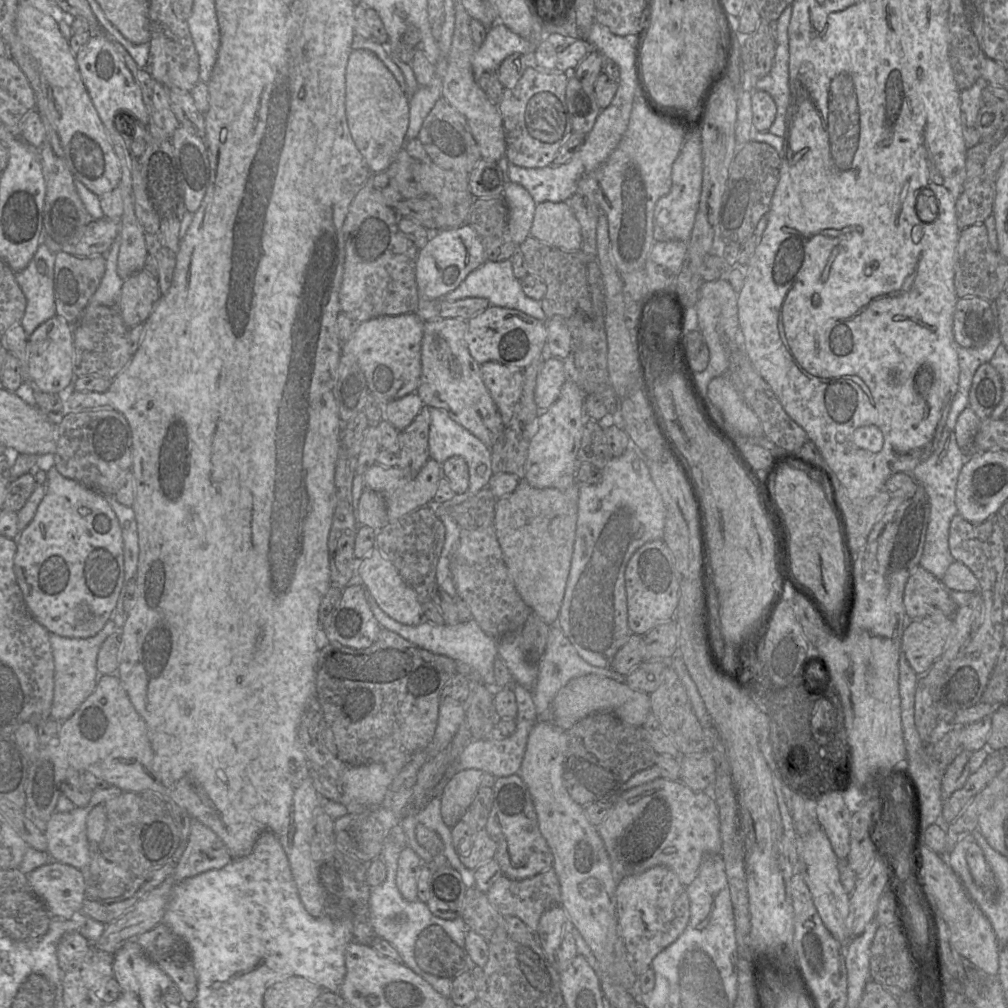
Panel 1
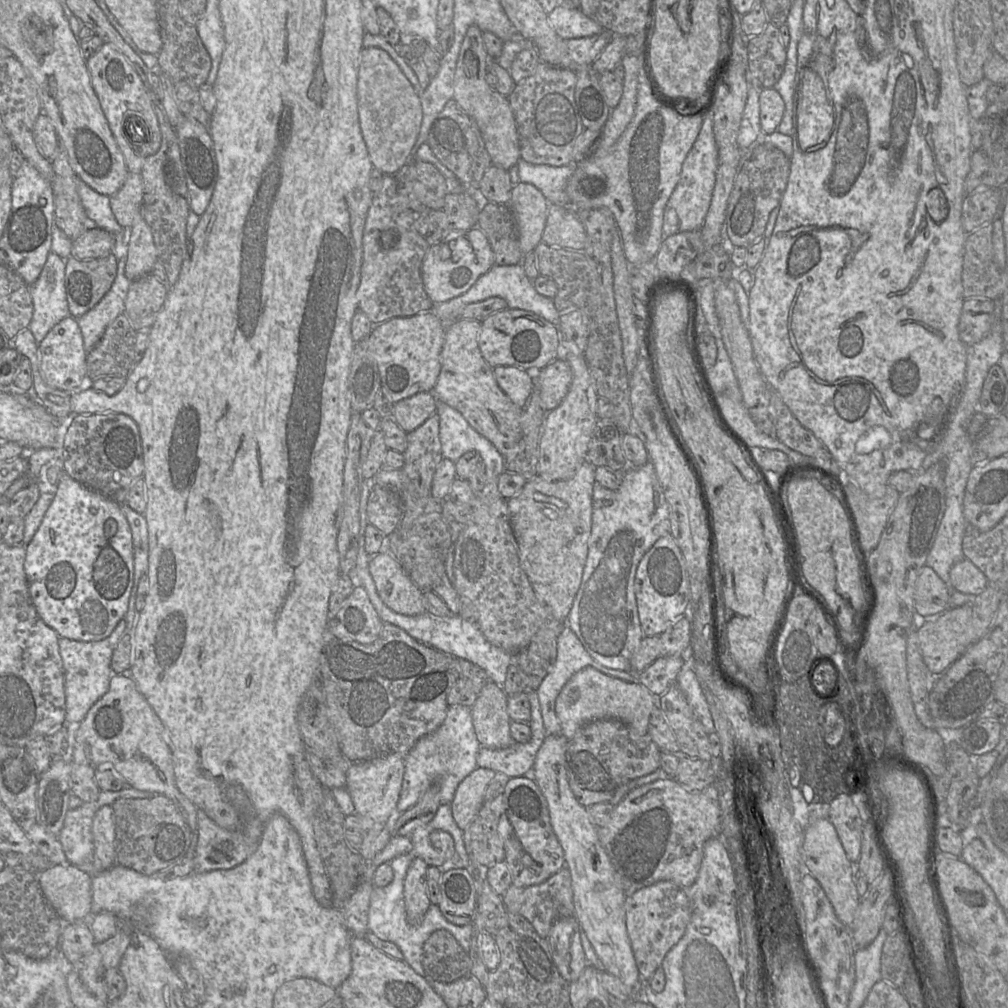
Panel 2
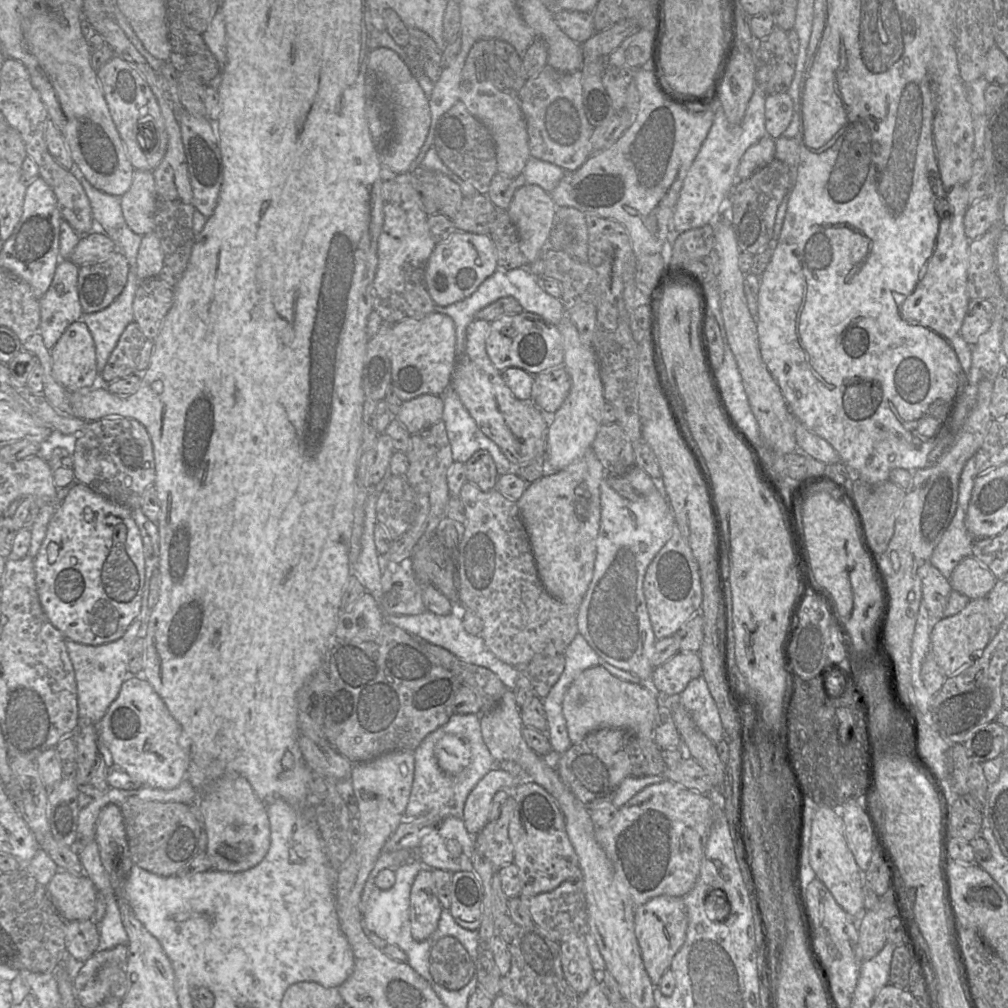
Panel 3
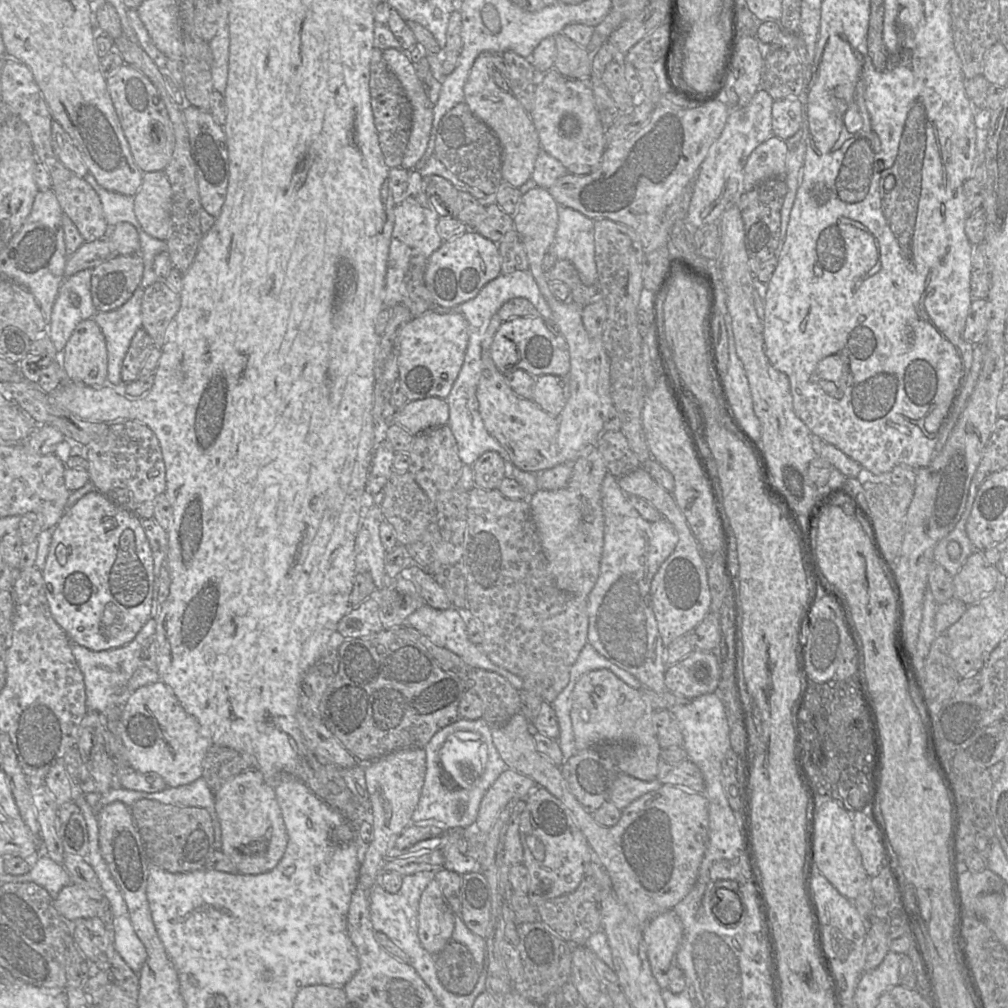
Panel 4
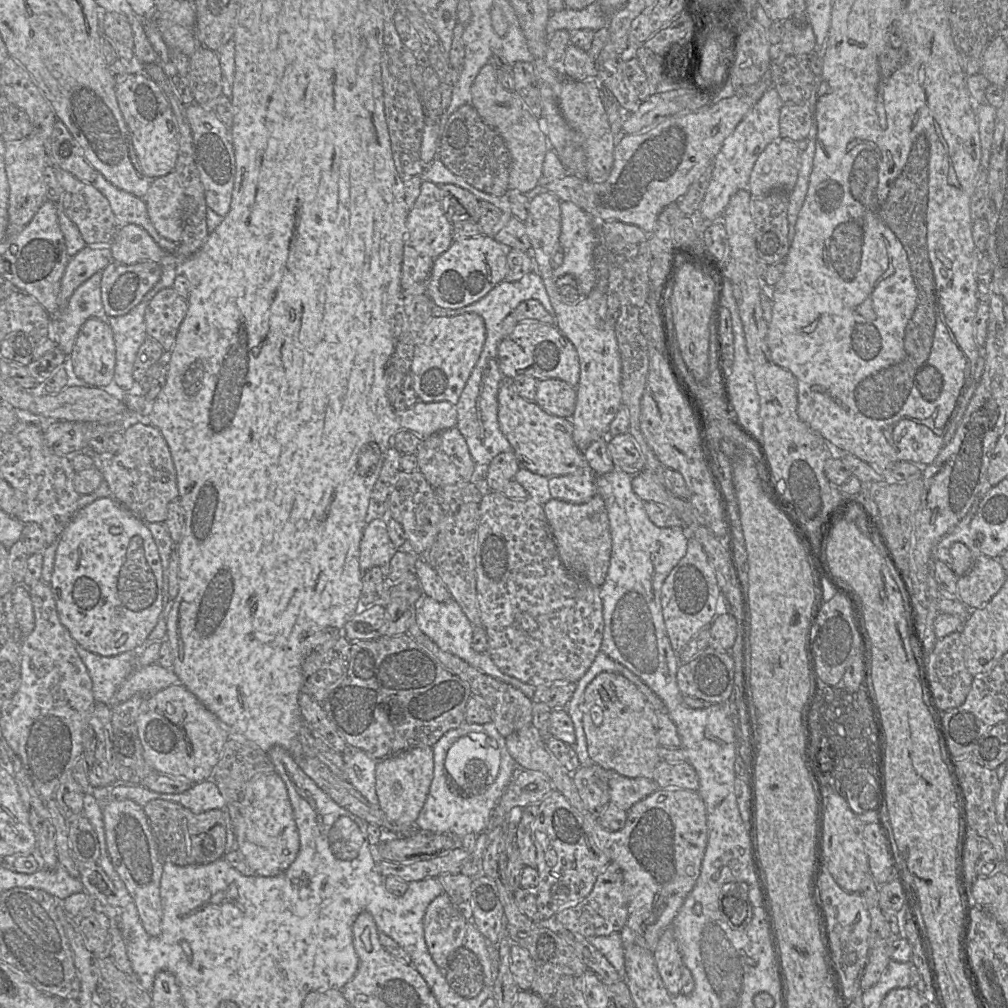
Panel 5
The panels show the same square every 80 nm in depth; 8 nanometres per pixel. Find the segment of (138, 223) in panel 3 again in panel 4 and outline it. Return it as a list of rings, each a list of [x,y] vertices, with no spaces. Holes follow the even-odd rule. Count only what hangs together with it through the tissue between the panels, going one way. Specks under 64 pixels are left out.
[[[164,171],[143,173],[142,184],[134,196],[134,213],[148,235],[167,241],[171,235],[172,188]]]

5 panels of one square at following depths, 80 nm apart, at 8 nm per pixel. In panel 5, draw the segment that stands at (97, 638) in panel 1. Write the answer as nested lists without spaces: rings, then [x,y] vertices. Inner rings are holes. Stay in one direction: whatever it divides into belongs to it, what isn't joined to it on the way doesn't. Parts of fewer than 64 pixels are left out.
[[[165,606],[160,618],[149,634],[147,640],[134,650],[115,656],[101,656],[76,644],[76,651],[85,664],[92,680],[92,691],[95,702],[109,706],[117,704],[115,693],[117,688],[133,673],[141,654],[155,642],[166,641]]]

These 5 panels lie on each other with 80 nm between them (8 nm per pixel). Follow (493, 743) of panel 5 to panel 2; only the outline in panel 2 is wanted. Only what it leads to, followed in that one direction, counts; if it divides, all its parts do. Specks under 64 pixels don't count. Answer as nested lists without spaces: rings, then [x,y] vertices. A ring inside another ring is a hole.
[[[449,706],[443,723],[420,739],[405,756],[405,772],[397,809],[402,813],[408,810],[432,786],[439,789],[440,803],[450,804],[459,784],[478,768],[477,755],[481,747],[474,730],[471,708]]]

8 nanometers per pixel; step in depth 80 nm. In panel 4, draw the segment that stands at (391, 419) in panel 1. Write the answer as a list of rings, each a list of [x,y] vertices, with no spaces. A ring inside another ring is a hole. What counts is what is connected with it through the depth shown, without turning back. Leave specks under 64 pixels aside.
[[[437,397],[408,401],[397,411],[390,423],[401,426],[414,436],[447,425],[449,420],[447,401]]]

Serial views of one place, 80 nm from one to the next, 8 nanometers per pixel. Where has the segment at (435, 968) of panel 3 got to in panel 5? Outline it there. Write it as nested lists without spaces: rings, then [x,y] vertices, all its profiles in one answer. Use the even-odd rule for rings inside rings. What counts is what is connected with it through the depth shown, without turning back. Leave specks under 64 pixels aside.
[[[464,946],[450,956],[446,969],[441,969],[450,987],[464,998],[476,997],[484,987],[484,970],[477,956]]]

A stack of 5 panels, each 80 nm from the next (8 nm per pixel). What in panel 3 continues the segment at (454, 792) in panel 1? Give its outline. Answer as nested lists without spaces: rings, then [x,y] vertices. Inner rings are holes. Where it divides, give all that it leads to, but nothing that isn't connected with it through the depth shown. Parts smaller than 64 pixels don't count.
[[[502,769],[488,772],[472,789],[464,805],[462,821],[467,831],[476,835],[489,822],[495,794],[507,787],[515,787],[527,777],[513,776]]]

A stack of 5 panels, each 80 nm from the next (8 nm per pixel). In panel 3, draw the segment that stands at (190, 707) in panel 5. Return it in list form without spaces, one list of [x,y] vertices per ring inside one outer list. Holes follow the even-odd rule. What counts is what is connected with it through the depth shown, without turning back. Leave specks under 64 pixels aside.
[[[135,676],[126,679],[117,698],[111,703],[101,720],[94,724],[98,730],[98,744],[109,750],[114,763],[109,769],[121,768],[143,787],[170,790],[187,780],[190,763],[189,739],[180,724],[169,712],[162,698],[148,681]]]

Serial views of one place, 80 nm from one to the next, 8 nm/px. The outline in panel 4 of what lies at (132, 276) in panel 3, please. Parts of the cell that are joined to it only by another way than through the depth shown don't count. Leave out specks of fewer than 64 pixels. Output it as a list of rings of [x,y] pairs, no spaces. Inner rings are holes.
[[[140,286],[118,309],[98,312],[93,317],[105,337],[108,355],[107,379],[113,384],[124,384],[121,379],[122,362],[132,338],[142,328],[141,303],[145,288]]]

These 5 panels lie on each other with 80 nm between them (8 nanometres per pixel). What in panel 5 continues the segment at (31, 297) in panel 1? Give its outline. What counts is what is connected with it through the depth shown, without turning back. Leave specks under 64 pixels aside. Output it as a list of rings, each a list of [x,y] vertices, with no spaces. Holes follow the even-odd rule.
[[[96,273],[72,294],[65,308],[54,316],[57,320],[58,347],[70,355],[83,324],[93,317],[106,318],[101,299],[101,273]]]

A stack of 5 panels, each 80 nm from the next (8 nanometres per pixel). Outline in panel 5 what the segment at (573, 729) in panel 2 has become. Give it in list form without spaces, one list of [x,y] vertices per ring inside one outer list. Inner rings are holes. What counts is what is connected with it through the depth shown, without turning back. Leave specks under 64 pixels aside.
[[[613,672],[600,673],[586,687],[581,711],[588,755],[595,764],[629,778],[653,779],[661,761],[655,711],[632,682]]]

